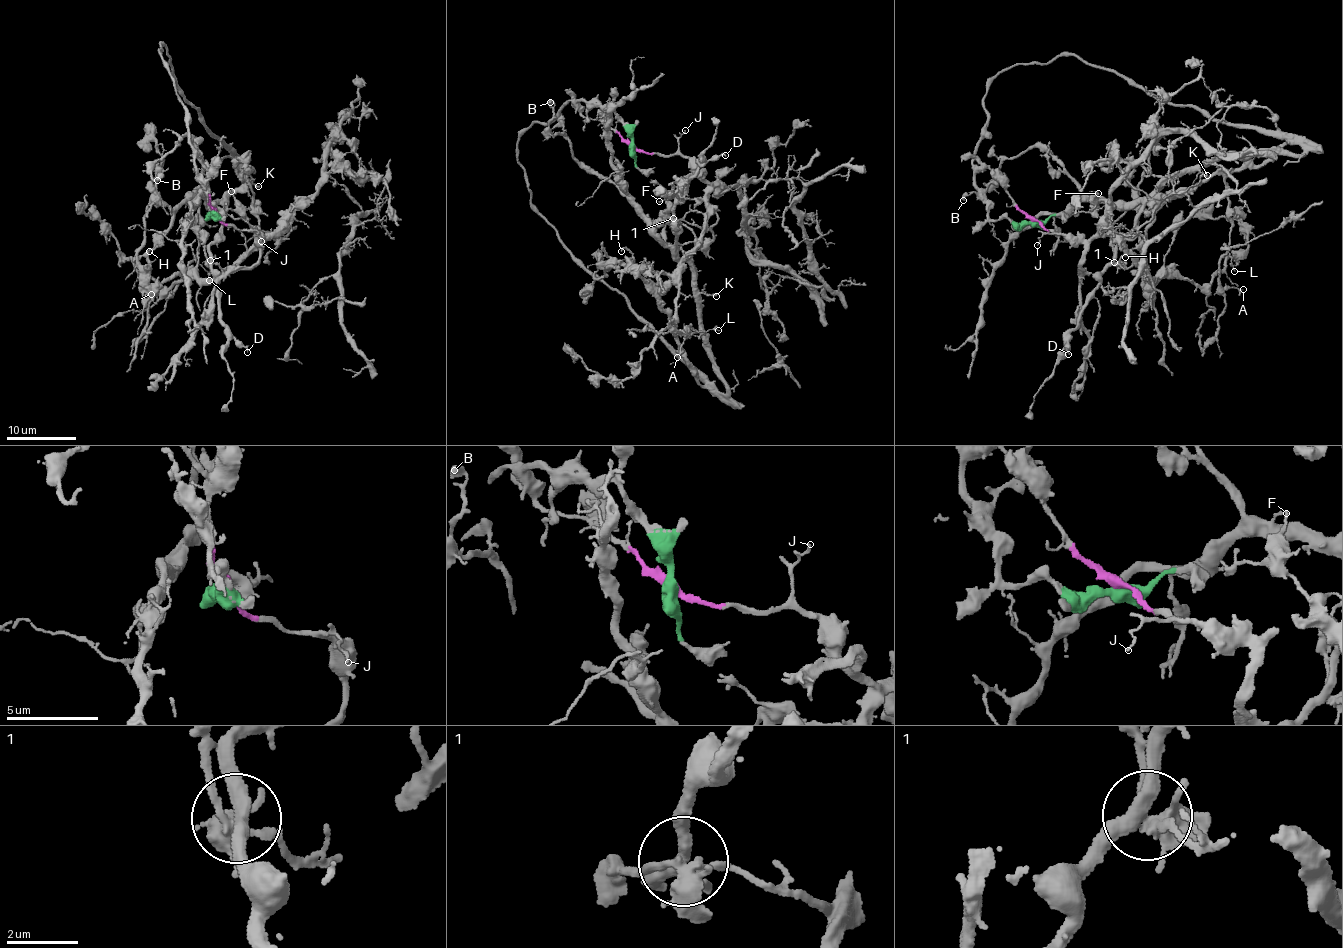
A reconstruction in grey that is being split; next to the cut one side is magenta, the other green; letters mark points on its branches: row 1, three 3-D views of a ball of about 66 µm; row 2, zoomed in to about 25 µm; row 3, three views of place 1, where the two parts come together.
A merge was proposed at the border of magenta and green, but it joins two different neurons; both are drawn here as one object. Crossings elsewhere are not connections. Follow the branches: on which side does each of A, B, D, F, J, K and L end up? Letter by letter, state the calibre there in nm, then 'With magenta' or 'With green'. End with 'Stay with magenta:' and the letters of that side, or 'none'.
A: Thickness 80 nm. With green
B: Thickness 420 nm. With green
D: Thickness 140 nm. With green
F: Thickness 120 nm. With magenta
J: Thickness 130 nm. With magenta
K: Thickness 200 nm. With green
L: Thickness 110 nm. With green
Stay with magenta: F, J

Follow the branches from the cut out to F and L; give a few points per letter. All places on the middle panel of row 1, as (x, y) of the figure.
F: (631, 146), (648, 153), (683, 155), (689, 167), (708, 185), (701, 198), (677, 195), (659, 202)
L: (631, 146), (614, 109), (570, 101), (516, 150), (531, 202), (572, 258), (700, 384), (674, 331), (719, 331)

